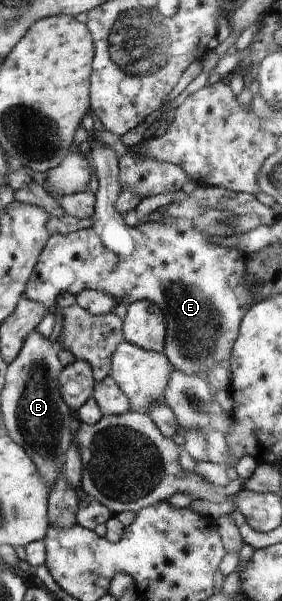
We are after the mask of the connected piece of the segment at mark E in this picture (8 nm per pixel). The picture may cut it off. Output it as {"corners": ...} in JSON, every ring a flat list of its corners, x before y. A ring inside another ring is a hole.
{"corners":[[96,139,88,159,99,182,95,193,95,211,91,216,92,226,70,234,54,233,49,236,26,283,24,297,41,302,48,310,52,310,55,298,61,292,76,296,86,289,109,294,116,302,126,305,142,299,149,300,164,311,167,326,164,353,174,370,206,377,222,362,227,365,242,317,255,304,245,280,247,255,217,243,212,238,214,235,195,227,190,219,167,218,129,227,115,207,123,189,119,183,120,159,112,148]]}

